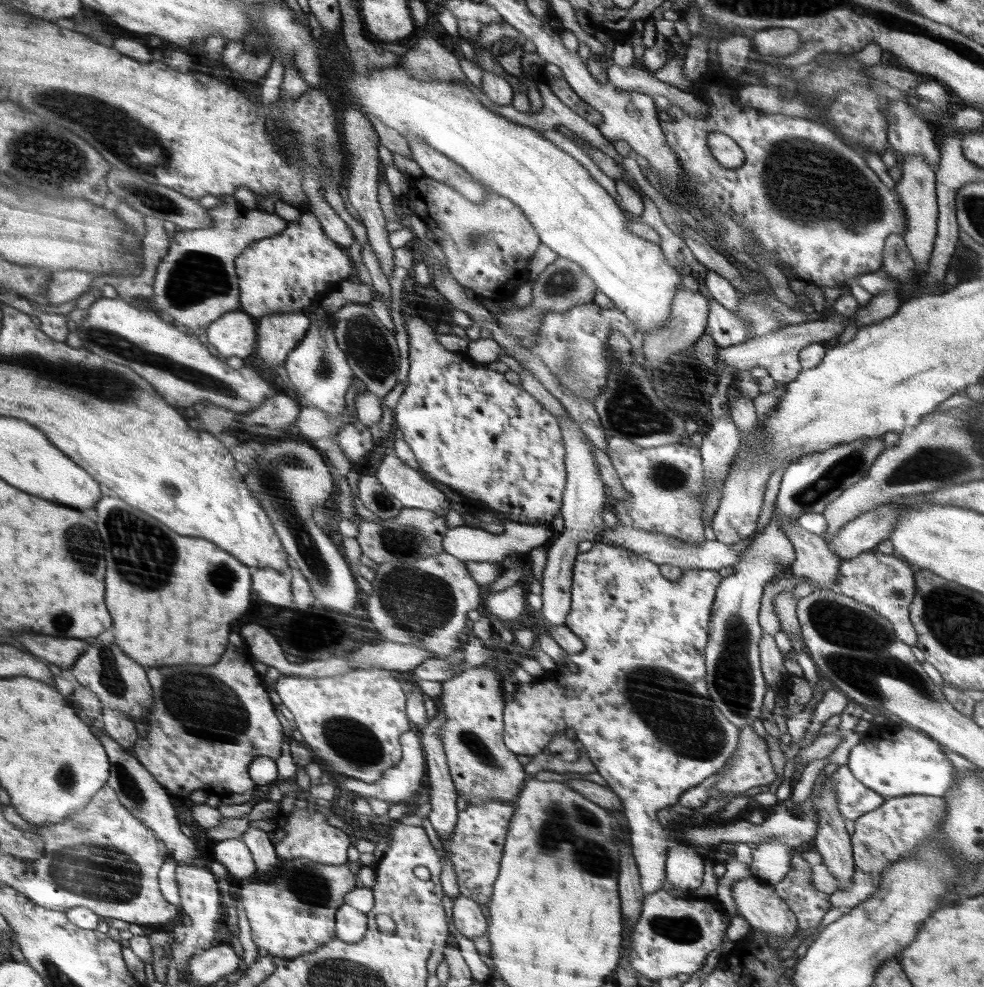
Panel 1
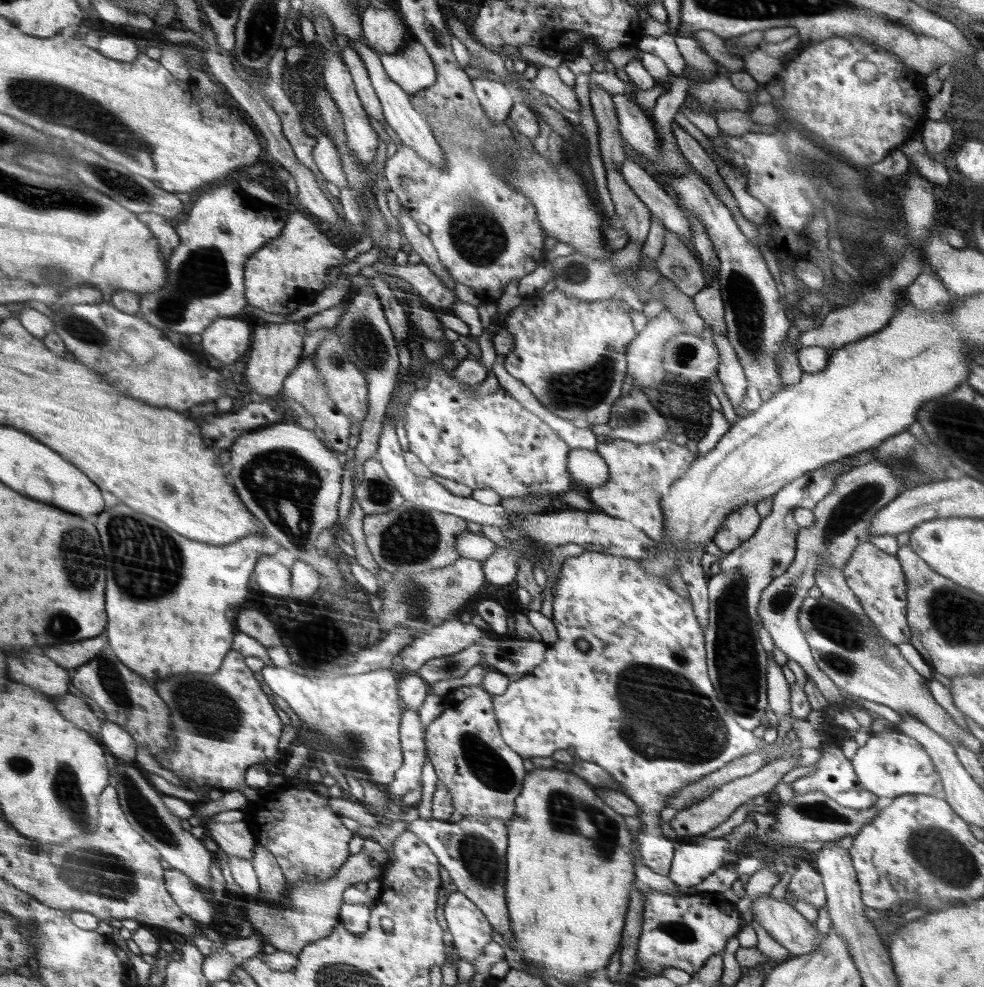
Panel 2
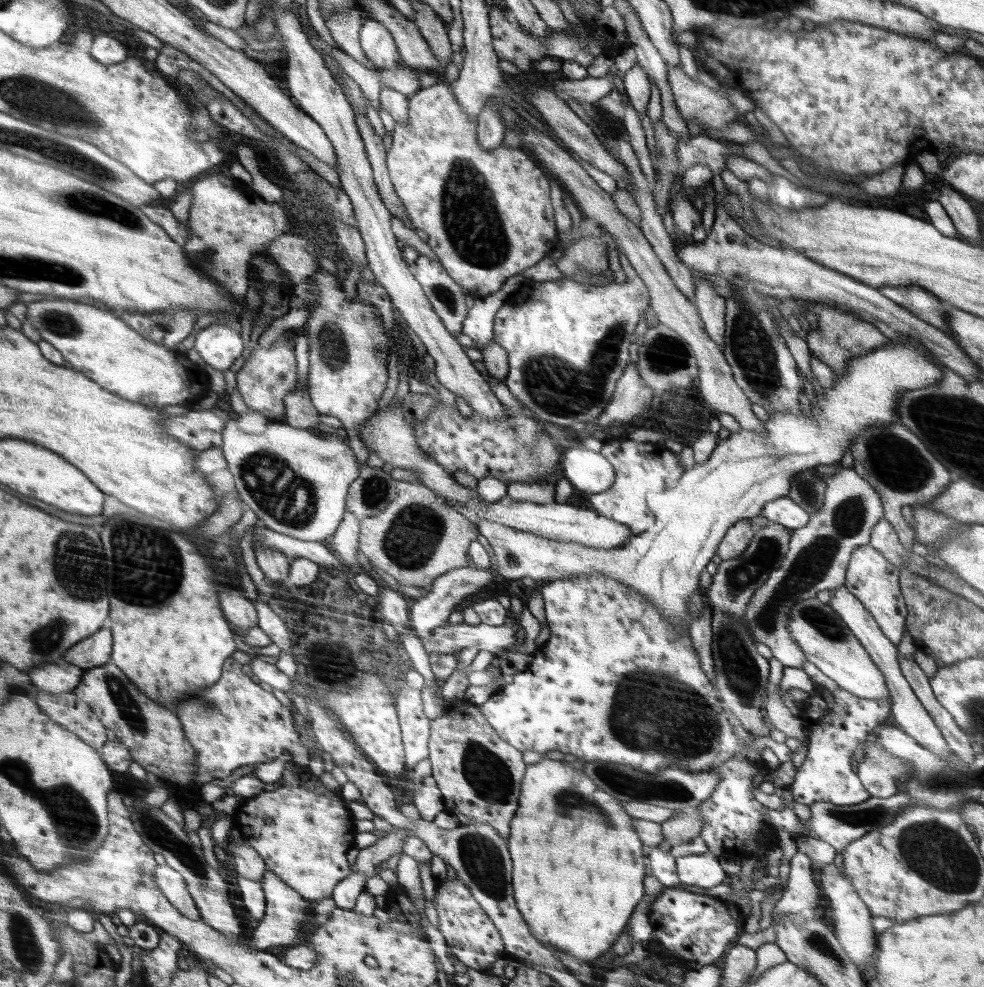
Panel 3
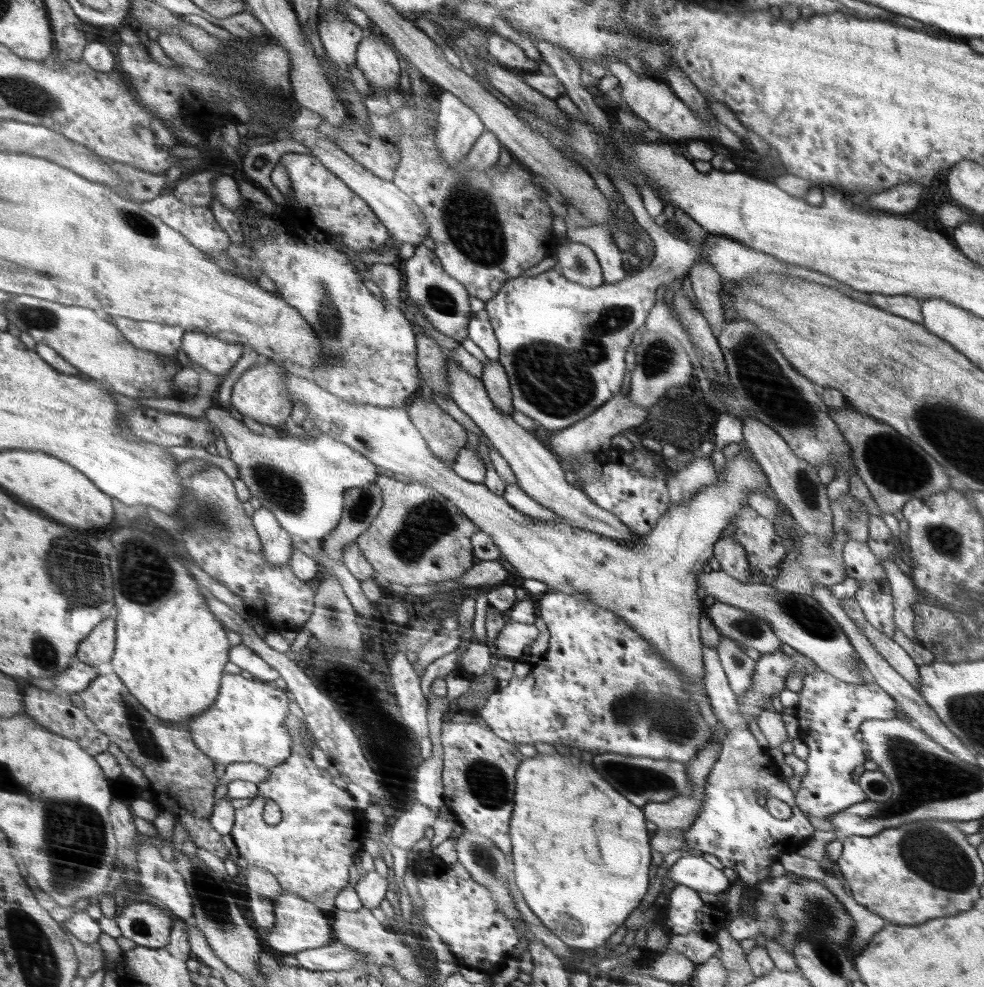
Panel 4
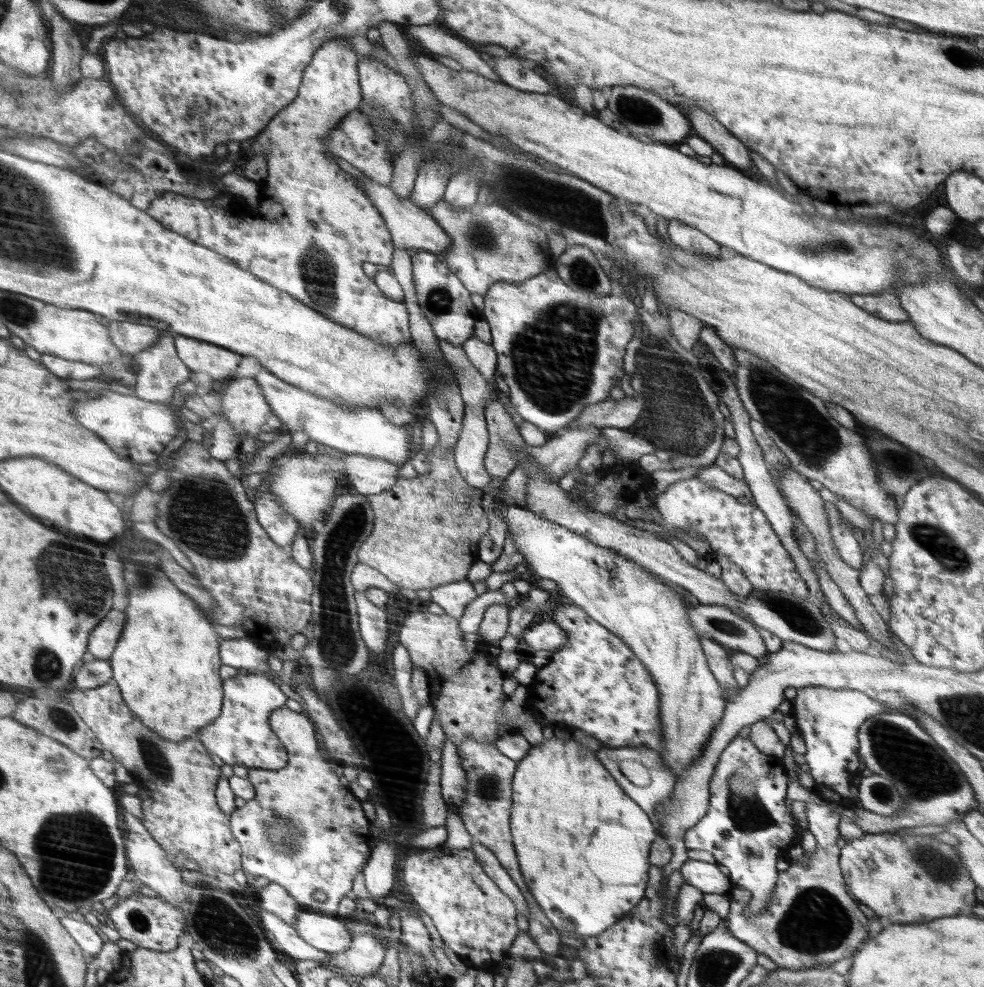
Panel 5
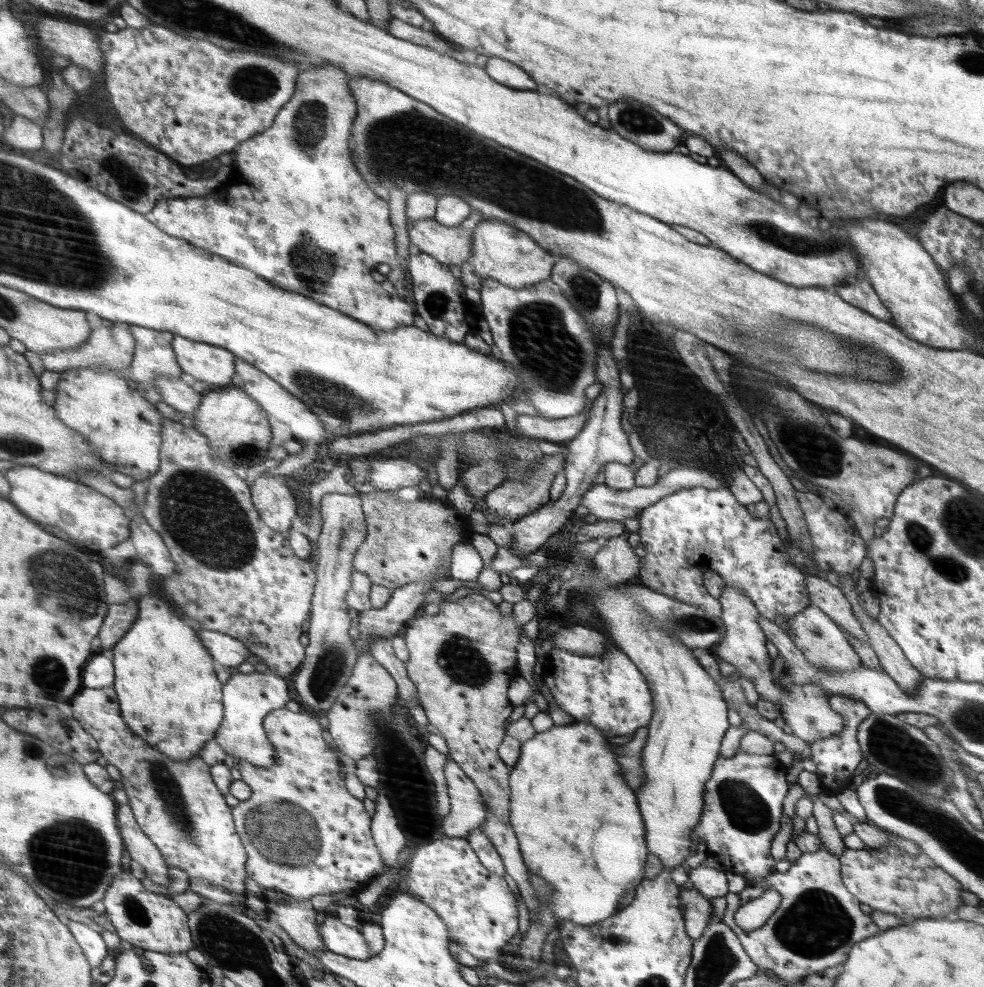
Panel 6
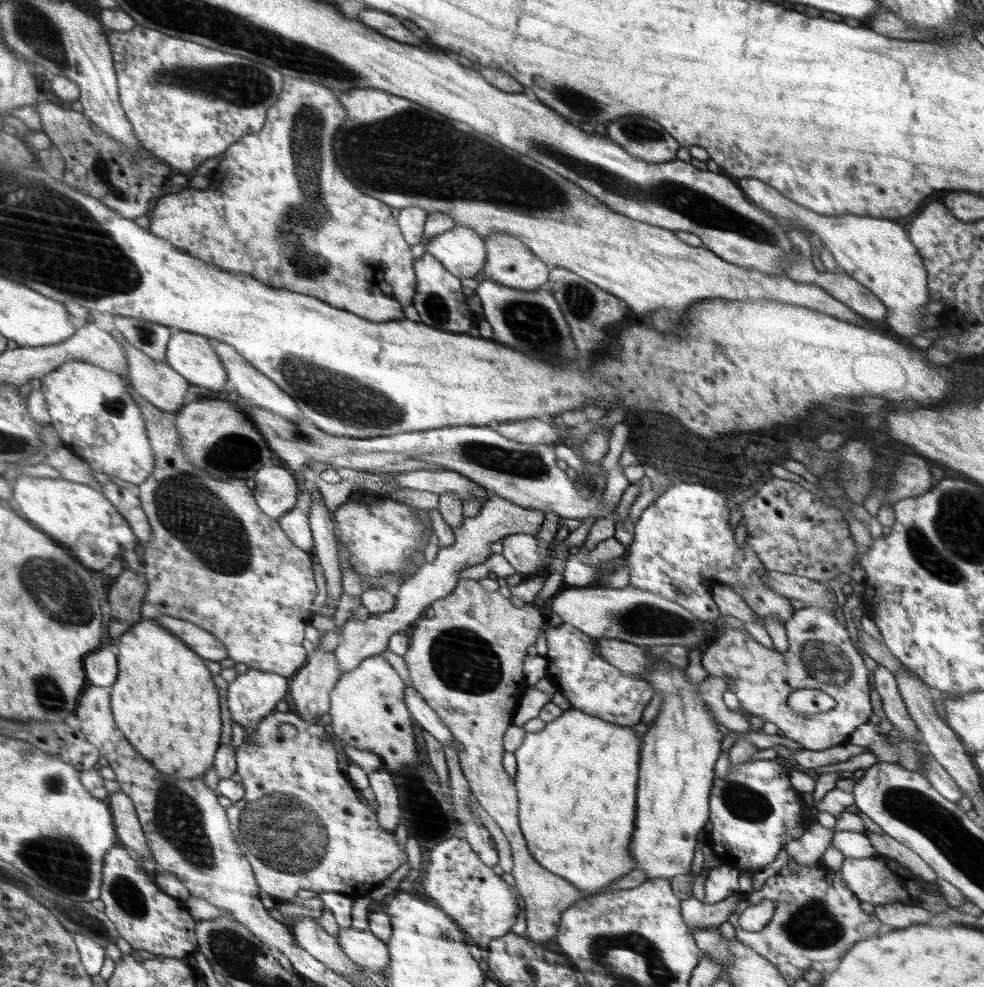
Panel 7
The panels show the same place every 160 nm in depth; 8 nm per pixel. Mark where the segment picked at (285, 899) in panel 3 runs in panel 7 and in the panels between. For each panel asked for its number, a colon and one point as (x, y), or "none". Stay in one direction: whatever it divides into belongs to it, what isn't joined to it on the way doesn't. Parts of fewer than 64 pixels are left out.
4: (299, 925)
5: (327, 934)
6: (346, 941)
7: (363, 947)

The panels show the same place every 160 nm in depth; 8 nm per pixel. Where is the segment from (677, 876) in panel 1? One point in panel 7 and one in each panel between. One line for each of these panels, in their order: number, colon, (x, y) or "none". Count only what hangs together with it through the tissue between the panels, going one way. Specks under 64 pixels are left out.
2: (693, 861)
3: (704, 870)
4: (694, 872)
5: (702, 875)
6: (712, 883)
7: (722, 882)

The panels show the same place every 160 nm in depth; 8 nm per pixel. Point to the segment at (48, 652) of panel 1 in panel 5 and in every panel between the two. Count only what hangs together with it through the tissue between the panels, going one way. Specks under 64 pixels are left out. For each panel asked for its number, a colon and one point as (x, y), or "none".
2: (73, 655)
3: (97, 650)
4: (99, 647)
5: (103, 641)

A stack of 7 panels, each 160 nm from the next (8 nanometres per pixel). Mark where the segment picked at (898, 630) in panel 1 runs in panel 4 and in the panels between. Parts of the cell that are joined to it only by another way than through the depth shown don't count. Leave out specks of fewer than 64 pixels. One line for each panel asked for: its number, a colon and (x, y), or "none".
2: (876, 576)
3: (874, 581)
4: (874, 596)

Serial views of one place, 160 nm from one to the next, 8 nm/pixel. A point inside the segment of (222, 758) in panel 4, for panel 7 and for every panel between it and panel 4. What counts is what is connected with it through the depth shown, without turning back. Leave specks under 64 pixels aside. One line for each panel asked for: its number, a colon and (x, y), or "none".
5: (242, 735)
6: (249, 698)
7: (252, 696)

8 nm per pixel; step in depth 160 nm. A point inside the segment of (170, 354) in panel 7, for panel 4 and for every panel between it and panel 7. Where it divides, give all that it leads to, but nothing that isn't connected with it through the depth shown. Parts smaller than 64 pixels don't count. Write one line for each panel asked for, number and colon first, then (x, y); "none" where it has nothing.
4: (217, 356)
5: (199, 356)
6: (211, 364)

